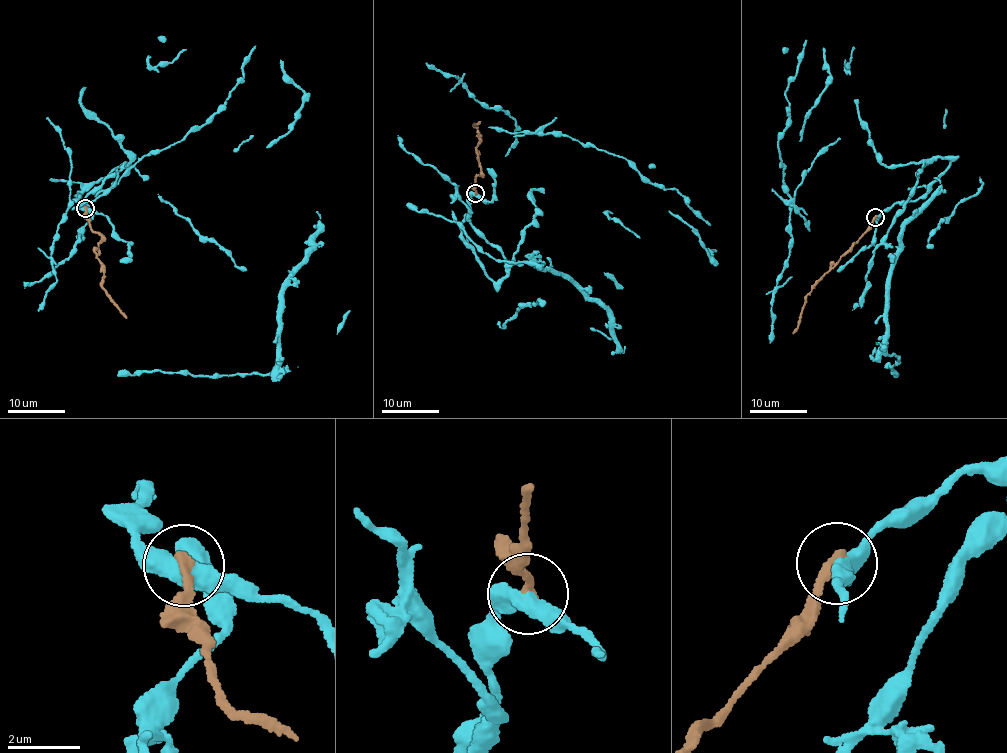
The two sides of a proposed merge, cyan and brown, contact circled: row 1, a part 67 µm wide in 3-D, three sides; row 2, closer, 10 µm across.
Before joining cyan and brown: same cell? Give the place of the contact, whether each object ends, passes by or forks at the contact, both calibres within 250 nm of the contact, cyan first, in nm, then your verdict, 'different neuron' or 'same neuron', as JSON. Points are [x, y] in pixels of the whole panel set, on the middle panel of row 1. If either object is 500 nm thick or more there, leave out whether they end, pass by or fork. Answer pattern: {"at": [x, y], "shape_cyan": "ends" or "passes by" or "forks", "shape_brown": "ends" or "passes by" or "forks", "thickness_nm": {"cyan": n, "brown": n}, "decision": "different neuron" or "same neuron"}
{"at": [475, 193], "shape_cyan": "passes by", "shape_brown": "ends", "thickness_nm": {"cyan": 480, "brown": 320}, "decision": "different neuron"}

